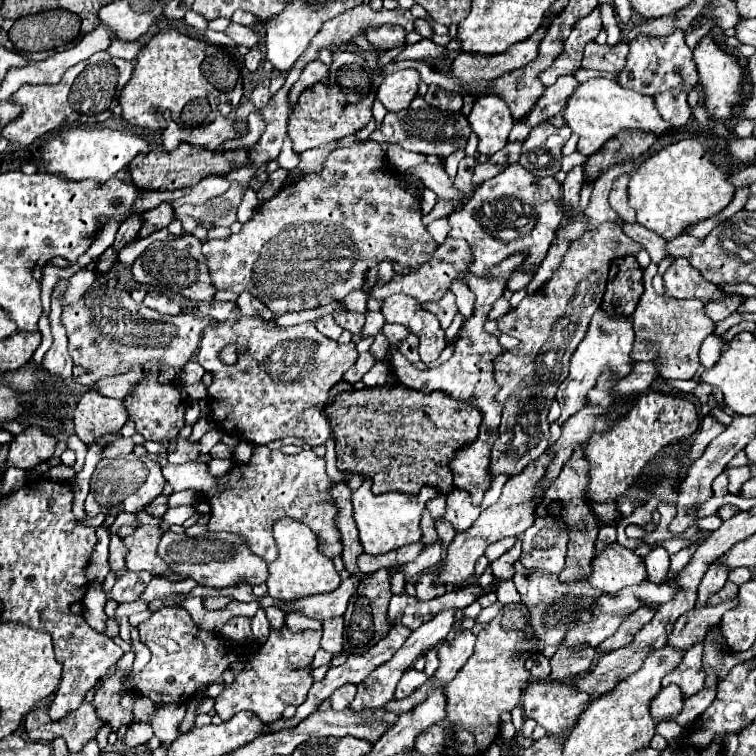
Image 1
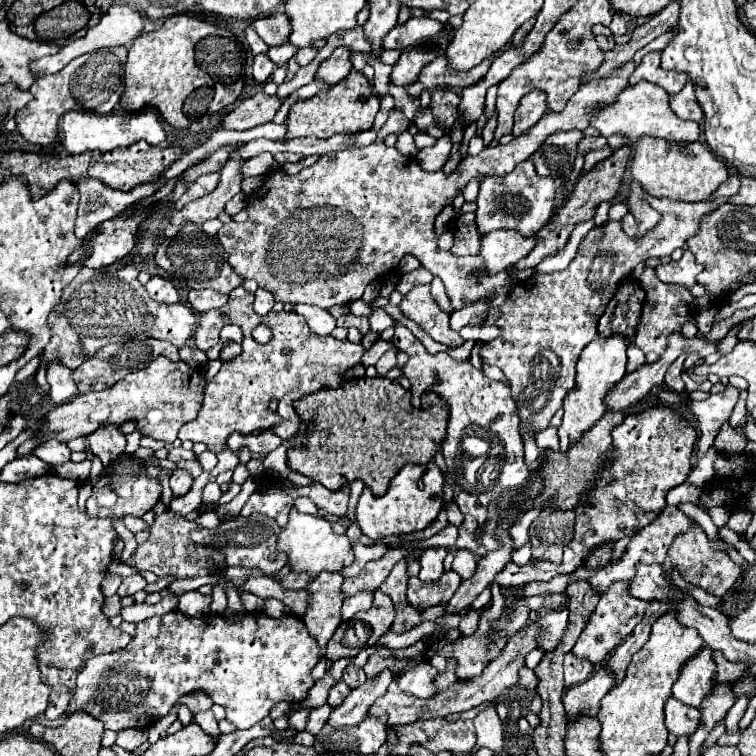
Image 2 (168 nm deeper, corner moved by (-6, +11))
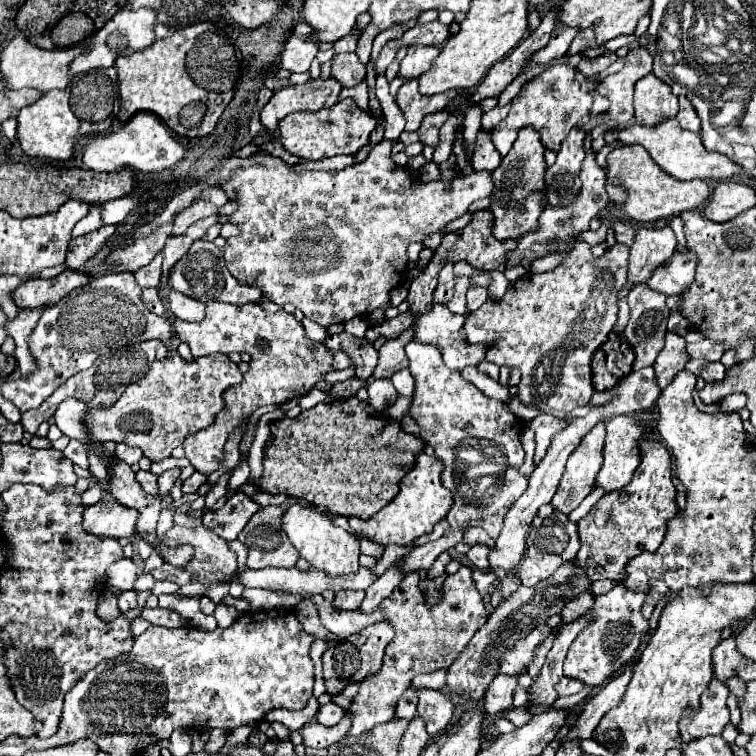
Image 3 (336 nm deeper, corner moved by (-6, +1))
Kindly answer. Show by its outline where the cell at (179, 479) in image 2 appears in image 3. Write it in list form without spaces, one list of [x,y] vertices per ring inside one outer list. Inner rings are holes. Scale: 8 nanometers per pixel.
[[[193,472],[193,476],[189,476],[185,482],[183,482],[183,492],[185,494],[193,494],[199,490],[201,484],[207,482],[207,476],[205,474],[199,474],[199,472]]]

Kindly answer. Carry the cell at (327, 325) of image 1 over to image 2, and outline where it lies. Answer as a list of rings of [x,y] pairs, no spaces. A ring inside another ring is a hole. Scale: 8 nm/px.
[[[299,304],[295,306],[295,312],[301,314],[307,322],[309,322],[309,328],[313,328],[317,334],[325,336],[325,334],[331,334],[335,330],[335,318],[329,314],[329,310],[325,308],[317,308],[317,306],[307,306],[307,304]]]

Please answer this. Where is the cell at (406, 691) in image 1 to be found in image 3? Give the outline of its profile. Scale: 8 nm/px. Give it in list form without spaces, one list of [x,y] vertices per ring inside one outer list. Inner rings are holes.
[[[423,688],[417,694],[419,694],[419,708],[417,708],[417,712],[419,712],[419,716],[425,718],[429,736],[435,736],[435,734],[439,734],[441,730],[447,728],[447,724],[453,718],[455,706],[449,702],[447,696],[443,696],[437,690]]]

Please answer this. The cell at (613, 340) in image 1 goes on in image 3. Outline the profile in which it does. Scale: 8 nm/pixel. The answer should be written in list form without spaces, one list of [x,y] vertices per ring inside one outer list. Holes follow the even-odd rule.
[[[597,424],[573,450],[567,460],[565,474],[561,478],[559,490],[551,500],[551,506],[561,512],[573,512],[595,488],[595,478],[601,470],[603,462],[603,440],[605,440],[605,424]]]

